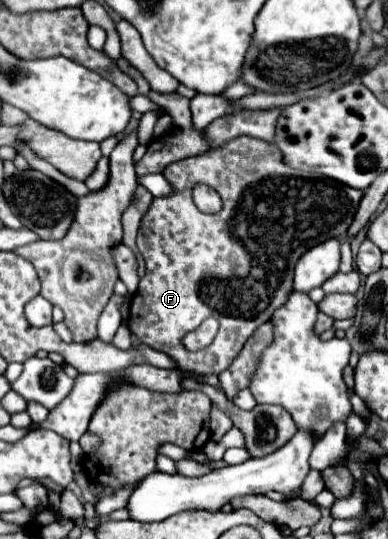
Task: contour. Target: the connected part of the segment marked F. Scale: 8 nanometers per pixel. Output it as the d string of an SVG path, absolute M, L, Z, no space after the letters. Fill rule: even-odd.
M241 136L241 138L235 138L219 148L213 148L213 150L207 150L205 154L199 154L199 156L191 156L191 158L185 158L183 162L173 162L169 164L165 170L163 170L163 176L169 178L171 186L173 186L173 194L171 196L165 196L165 198L155 198L147 210L147 214L143 216L141 220L141 226L139 226L139 234L137 234L137 248L139 252L143 254L145 258L145 264L147 264L147 272L145 276L141 278L139 282L139 288L137 288L137 294L131 298L131 306L129 306L129 330L143 342L147 344L149 348L153 350L159 350L159 352L165 352L173 358L177 358L177 362L181 362L181 366L185 366L185 370L193 370L193 372L199 372L199 374L221 374L223 370L229 368L229 364L237 358L237 354L241 352L241 348L245 346L245 342L249 340L249 336L263 324L267 322L273 312L277 308L281 308L289 294L293 292L293 266L295 262L301 258L301 254L305 254L309 248L313 248L315 244L321 244L329 238L341 238L347 234L353 218L355 218L355 212L357 212L357 206L359 206L359 200L363 196L361 190L355 190L351 186L345 186L337 180L331 180L331 178L325 178L325 176L305 176L303 172L291 168L285 164L283 160L283 154L281 150L275 146L275 144L267 144L267 142L261 142L261 140L253 140L249 136ZM197 184L205 184L209 188L213 188L221 200L223 200L223 210L219 214L203 214L195 202L193 202L193 186ZM205 318L217 318L219 320L219 332L217 332L217 338L205 348L205 350L199 350L199 352L189 352L187 348L183 348L183 336L191 330L195 330Z

